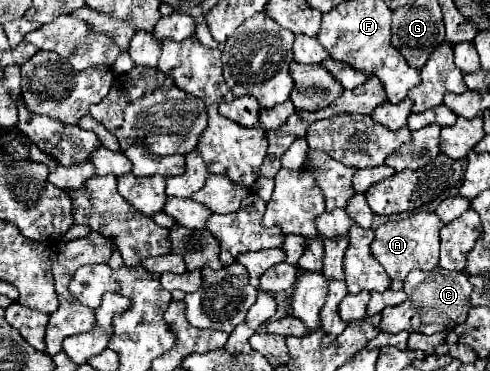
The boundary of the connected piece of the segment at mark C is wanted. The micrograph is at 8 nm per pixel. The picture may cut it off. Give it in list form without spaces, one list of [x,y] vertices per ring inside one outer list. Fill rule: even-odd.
[[[434,268],[430,272],[414,270],[404,280],[404,292],[408,298],[400,306],[390,306],[382,310],[380,330],[382,332],[422,332],[422,334],[434,334],[452,330],[454,326],[462,324],[470,310],[470,292],[472,286],[464,272],[446,272],[444,268]]]

